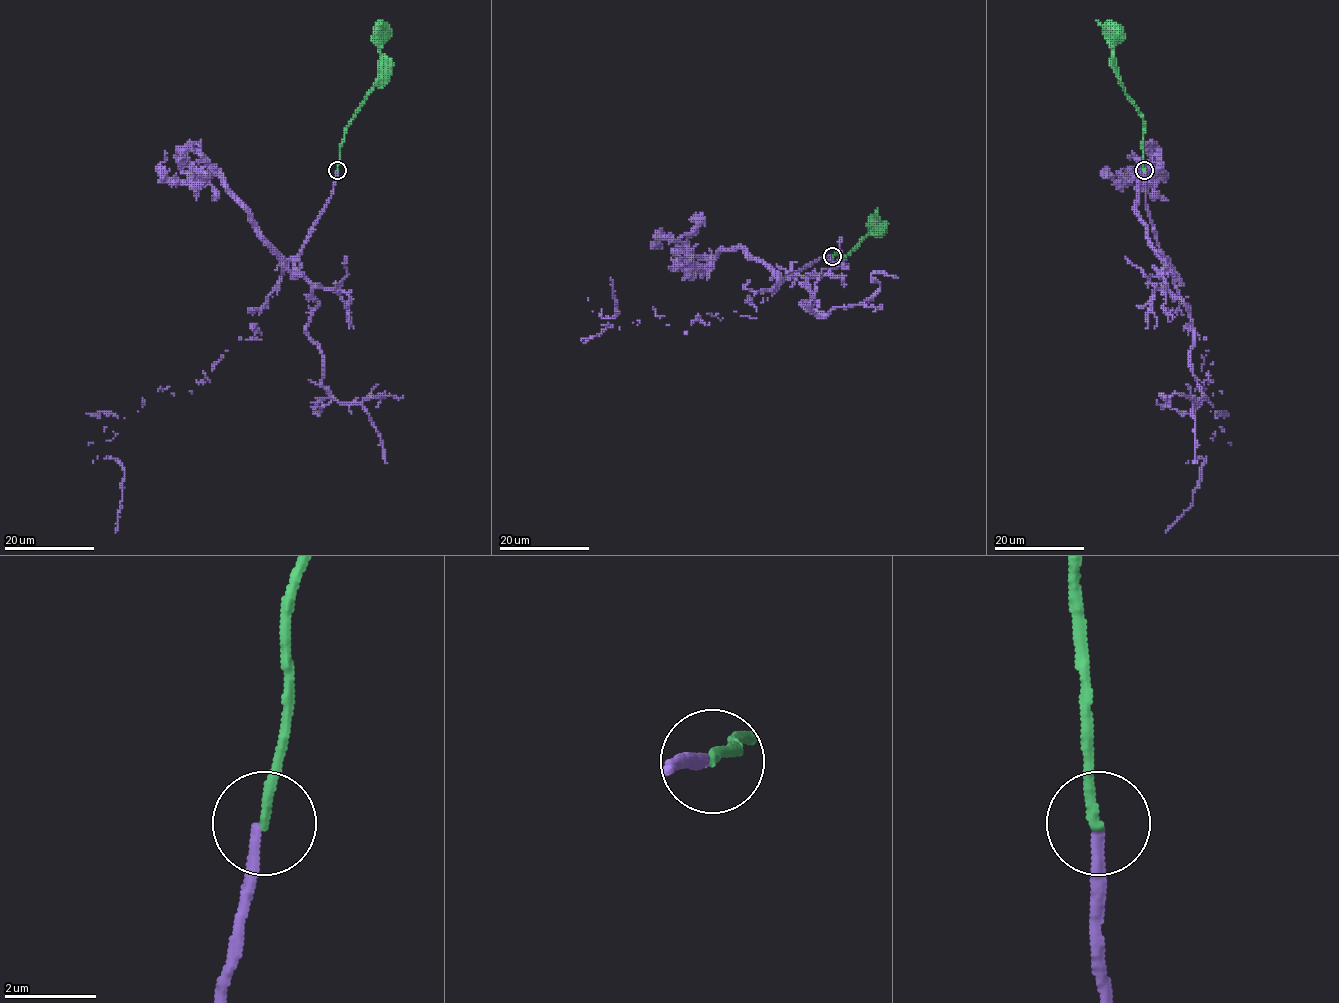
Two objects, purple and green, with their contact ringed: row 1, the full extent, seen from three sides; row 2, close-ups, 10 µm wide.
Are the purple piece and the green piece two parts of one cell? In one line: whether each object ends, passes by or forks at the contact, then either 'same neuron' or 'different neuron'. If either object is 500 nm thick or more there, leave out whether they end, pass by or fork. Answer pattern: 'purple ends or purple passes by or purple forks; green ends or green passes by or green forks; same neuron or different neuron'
purple ends; green ends; different neuron

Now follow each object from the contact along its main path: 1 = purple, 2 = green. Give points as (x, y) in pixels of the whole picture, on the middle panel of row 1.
1: (832, 257), (758, 290), (750, 316), (706, 313), (686, 332), (656, 315), (602, 324), (619, 312), (611, 278)
2: (832, 257), (844, 257), (871, 232), (876, 223), (876, 226)

